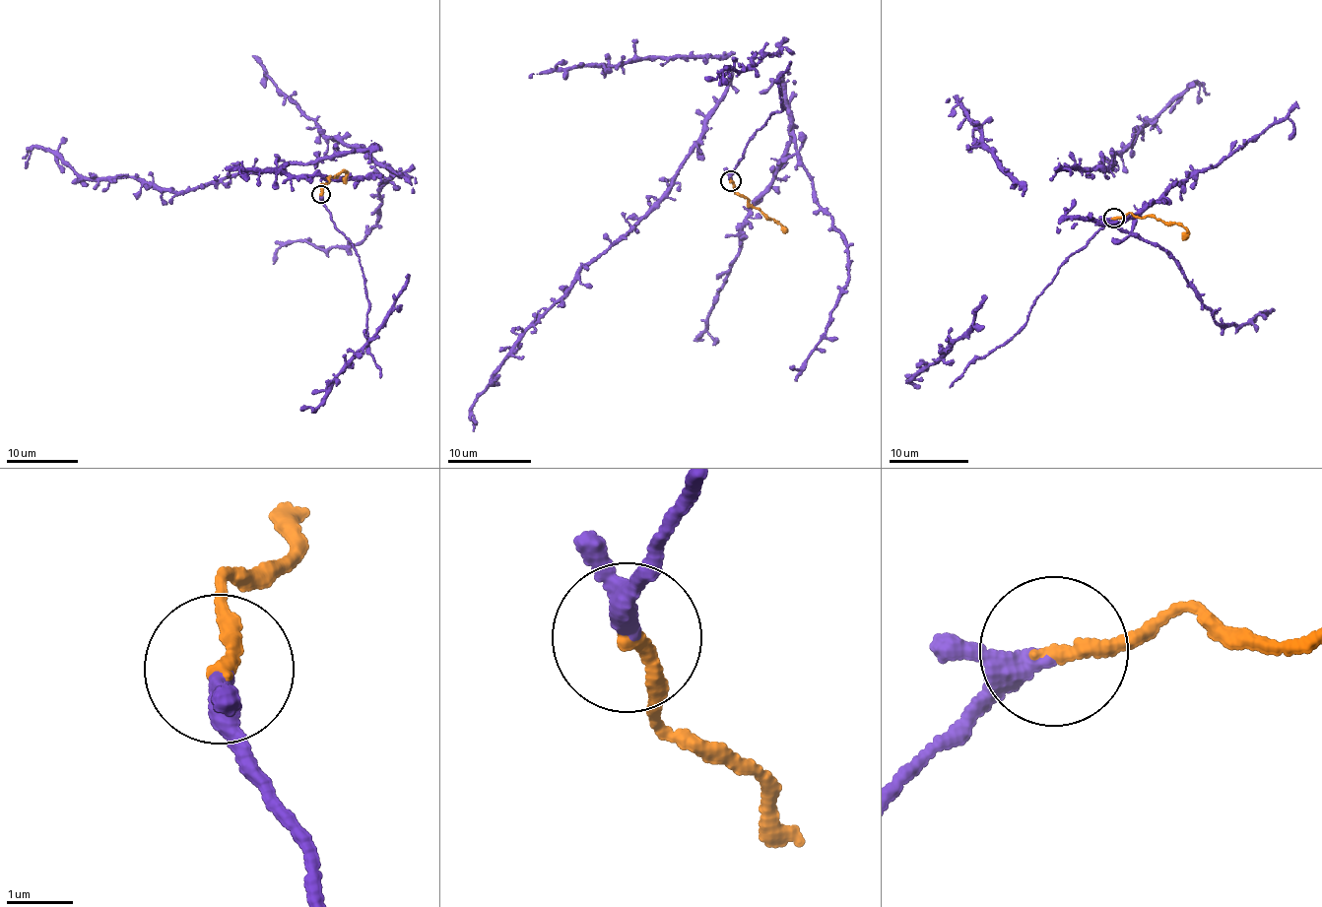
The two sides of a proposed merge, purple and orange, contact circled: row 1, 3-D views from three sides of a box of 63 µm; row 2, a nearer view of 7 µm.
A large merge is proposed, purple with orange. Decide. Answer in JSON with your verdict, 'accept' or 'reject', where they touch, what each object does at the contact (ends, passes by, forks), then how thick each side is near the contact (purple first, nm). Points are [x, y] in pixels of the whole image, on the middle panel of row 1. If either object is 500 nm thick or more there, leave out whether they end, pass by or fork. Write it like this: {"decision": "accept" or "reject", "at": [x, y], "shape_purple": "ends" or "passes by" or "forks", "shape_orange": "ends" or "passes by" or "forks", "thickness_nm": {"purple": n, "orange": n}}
{"decision": "accept", "at": [730, 181], "shape_purple": "passes by", "shape_orange": "ends", "thickness_nm": {"purple": 240, "orange": 240}}

